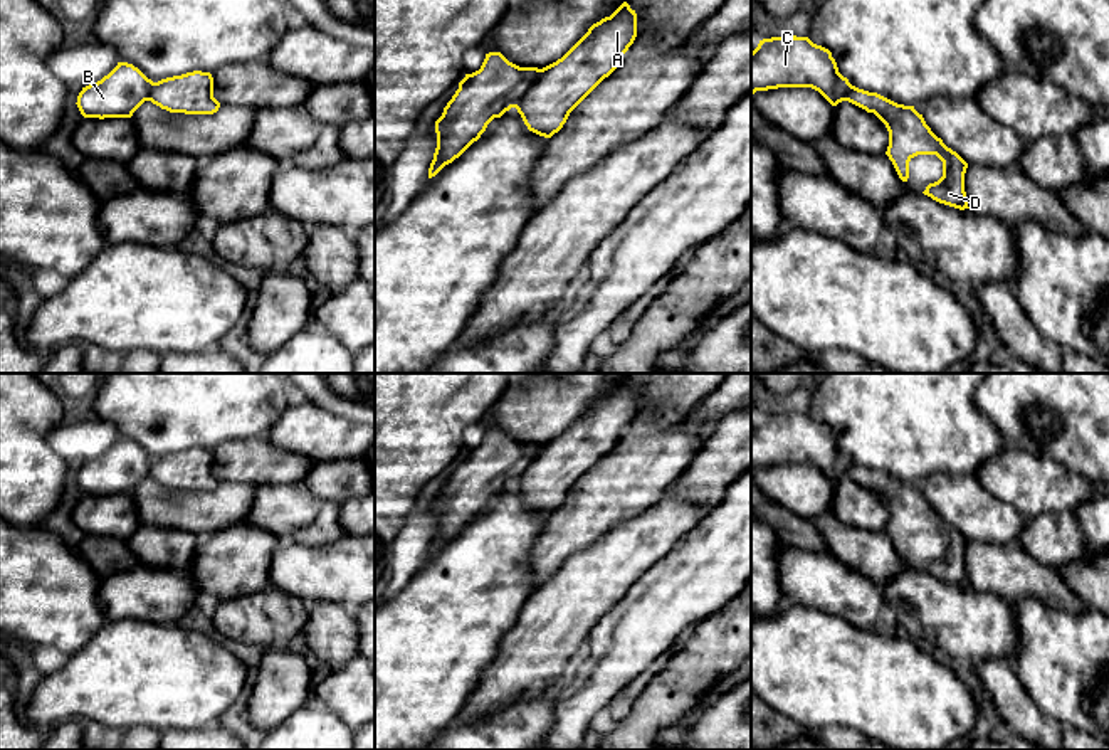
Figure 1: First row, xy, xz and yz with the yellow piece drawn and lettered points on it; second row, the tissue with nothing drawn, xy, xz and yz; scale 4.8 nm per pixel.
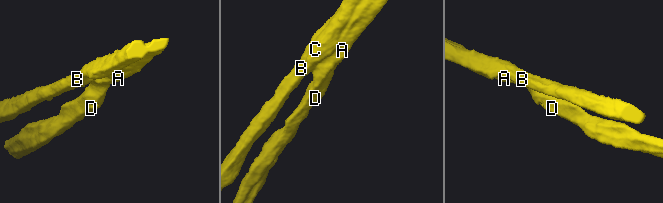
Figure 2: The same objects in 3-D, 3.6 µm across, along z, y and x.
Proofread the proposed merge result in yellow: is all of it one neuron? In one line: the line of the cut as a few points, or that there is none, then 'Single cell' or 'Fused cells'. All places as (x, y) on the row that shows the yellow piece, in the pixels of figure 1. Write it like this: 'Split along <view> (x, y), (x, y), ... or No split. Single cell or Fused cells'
Split along xz (541, 69), (513, 106). Fused cells

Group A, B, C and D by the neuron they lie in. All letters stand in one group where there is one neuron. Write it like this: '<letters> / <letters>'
A D / B C

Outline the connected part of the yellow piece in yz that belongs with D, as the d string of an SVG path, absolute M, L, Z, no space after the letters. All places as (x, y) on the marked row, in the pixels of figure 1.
M855 86L849 87L845 101L867 113L874 113L886 124L889 131L886 155L902 182L909 178L909 161L914 156L936 155L943 161L943 177L929 183L922 193L959 210L970 209L964 192L968 163L931 131L914 106L897 104L877 92L869 92Z

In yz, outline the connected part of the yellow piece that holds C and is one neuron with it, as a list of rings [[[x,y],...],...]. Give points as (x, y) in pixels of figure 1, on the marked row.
[[[808,37],[763,39],[751,52],[751,96],[778,87],[812,87],[837,106],[850,86],[832,52]]]

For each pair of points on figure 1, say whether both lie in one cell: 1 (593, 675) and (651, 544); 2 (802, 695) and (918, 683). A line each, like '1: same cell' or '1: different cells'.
1: different cells
2: same cell

